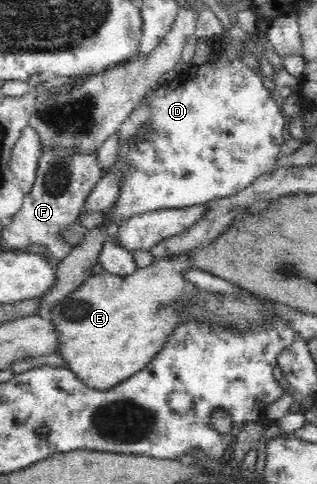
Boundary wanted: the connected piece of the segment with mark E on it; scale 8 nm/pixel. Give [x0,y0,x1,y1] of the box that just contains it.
[46,254,225,390]

